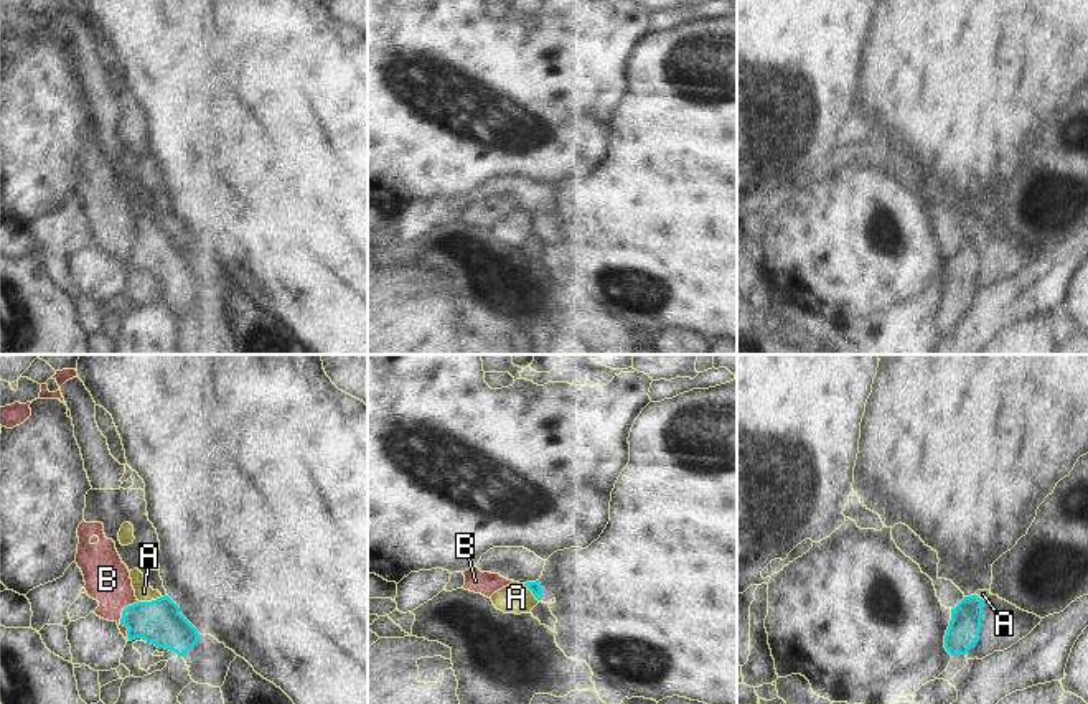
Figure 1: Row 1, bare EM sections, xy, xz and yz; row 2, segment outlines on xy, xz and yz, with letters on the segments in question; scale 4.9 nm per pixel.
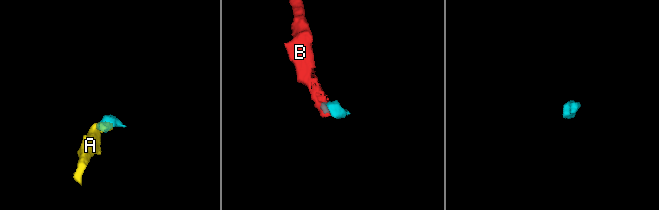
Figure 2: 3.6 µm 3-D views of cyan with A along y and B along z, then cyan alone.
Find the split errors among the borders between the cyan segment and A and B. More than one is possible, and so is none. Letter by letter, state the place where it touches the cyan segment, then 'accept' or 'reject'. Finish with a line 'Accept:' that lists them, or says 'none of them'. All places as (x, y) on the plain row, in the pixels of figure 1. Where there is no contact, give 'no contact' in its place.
A: contact xy (149, 233); accept
B: contact xy (121, 249); reject
Accept: A

